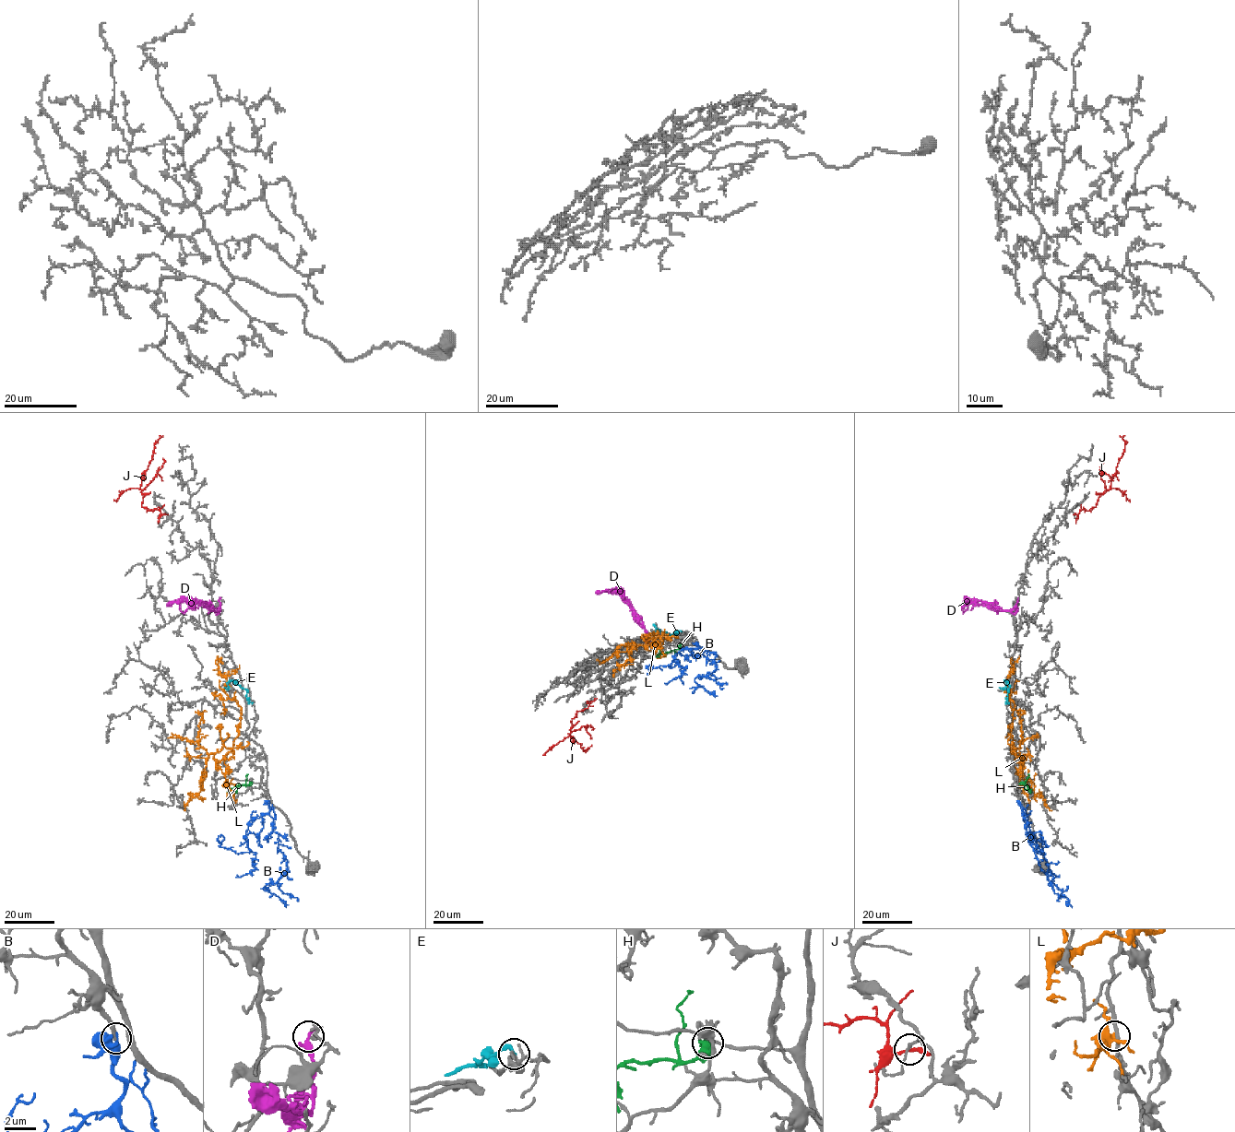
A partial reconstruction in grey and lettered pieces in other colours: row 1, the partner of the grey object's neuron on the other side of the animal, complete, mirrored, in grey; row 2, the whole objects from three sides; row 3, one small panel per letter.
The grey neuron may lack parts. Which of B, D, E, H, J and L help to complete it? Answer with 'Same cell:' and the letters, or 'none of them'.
Same cell: B

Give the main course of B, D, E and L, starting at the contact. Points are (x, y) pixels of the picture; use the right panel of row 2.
B: (1019, 801), (1022, 816), (1027, 822), (1028, 843), (1040, 867), (1072, 907)
D: (1017, 598), (1011, 610), (1001, 610), (969, 599), (965, 602), (967, 606)
E: (1006, 703), (1009, 685), (1004, 681), (1004, 687), (999, 687)
L: (1029, 754), (1022, 758), (1019, 754), (1020, 760), (1008, 740), (1015, 703), (1007, 679), (1011, 666), (1018, 663)

